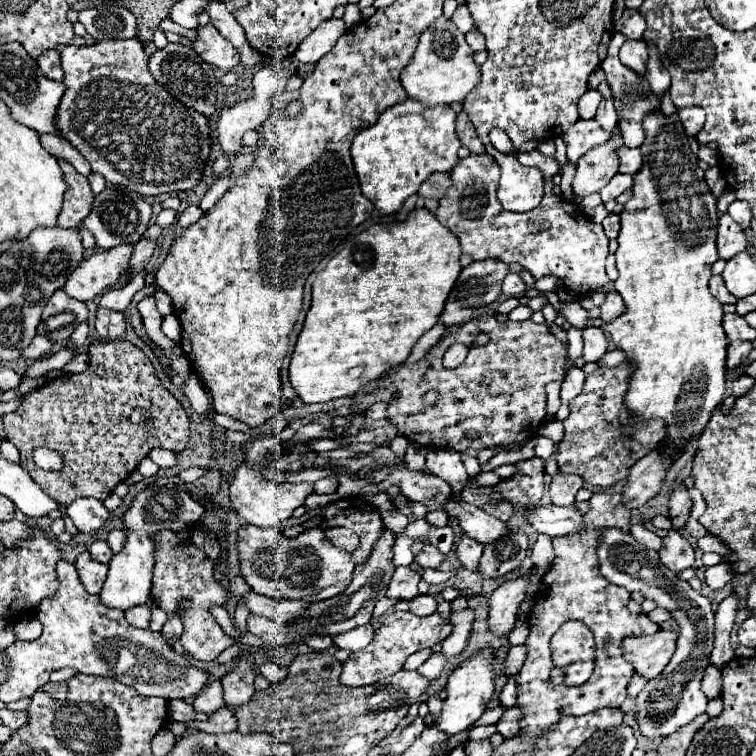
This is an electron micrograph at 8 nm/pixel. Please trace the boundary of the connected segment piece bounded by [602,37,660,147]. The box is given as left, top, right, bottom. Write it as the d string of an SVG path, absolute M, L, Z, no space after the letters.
M614 37L608 45L608 55L606 55L606 61L602 65L604 73L606 73L606 79L610 83L610 89L612 89L612 95L622 103L622 109L618 111L618 127L622 131L622 137L624 137L624 145L626 147L640 147L642 141L644 141L644 129L642 129L642 119L656 111L660 105L658 97L652 93L652 89L648 89L648 81L644 75L636 75L632 69L628 69L626 65L620 63L618 59L618 45L622 45L622 39L620 37Z

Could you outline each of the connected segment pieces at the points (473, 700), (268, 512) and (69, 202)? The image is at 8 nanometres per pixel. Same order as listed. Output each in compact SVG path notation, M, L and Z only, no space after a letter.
M480 651L480 653L472 655L466 663L462 663L462 667L458 667L458 669L452 671L452 675L448 679L448 685L446 685L448 697L444 699L442 713L440 713L438 721L436 721L438 729L446 737L454 737L456 733L470 729L482 717L482 713L486 711L486 705L488 705L488 701L494 695L492 661L494 661L492 651Z
M240 465L236 477L230 485L230 501L236 509L238 517L246 519L250 525L258 527L274 527L288 517L292 517L294 509L304 505L306 497L314 493L314 483L272 483L262 477L260 471L252 469L250 465Z
M58 159L62 171L64 171L64 179L68 183L66 195L64 195L64 205L62 211L58 215L58 225L60 227L78 227L84 217L90 213L92 209L92 189L90 183L84 175L76 173L76 169L72 169L72 165L68 165L68 161Z

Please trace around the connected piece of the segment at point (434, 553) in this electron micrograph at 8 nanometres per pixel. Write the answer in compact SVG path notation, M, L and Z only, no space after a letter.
M426 545L426 547L416 555L416 561L418 561L422 567L438 569L438 567L444 563L444 555L442 555L434 545Z

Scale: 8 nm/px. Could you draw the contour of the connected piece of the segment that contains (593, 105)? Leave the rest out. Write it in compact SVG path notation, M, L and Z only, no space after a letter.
M588 89L588 93L580 99L580 119L592 119L596 109L598 109L598 103L600 103L600 93L594 91L594 89Z

